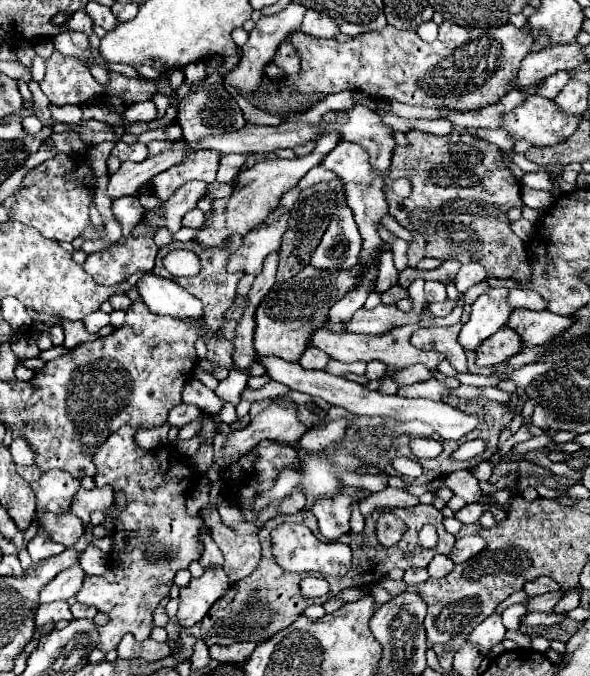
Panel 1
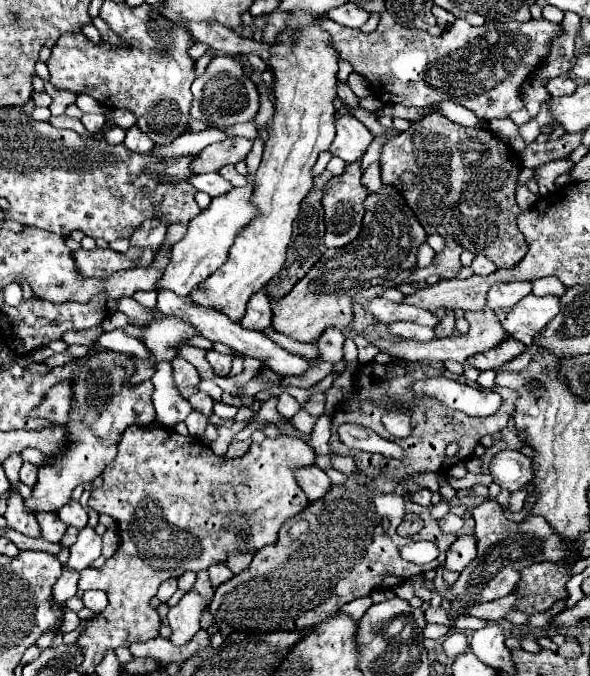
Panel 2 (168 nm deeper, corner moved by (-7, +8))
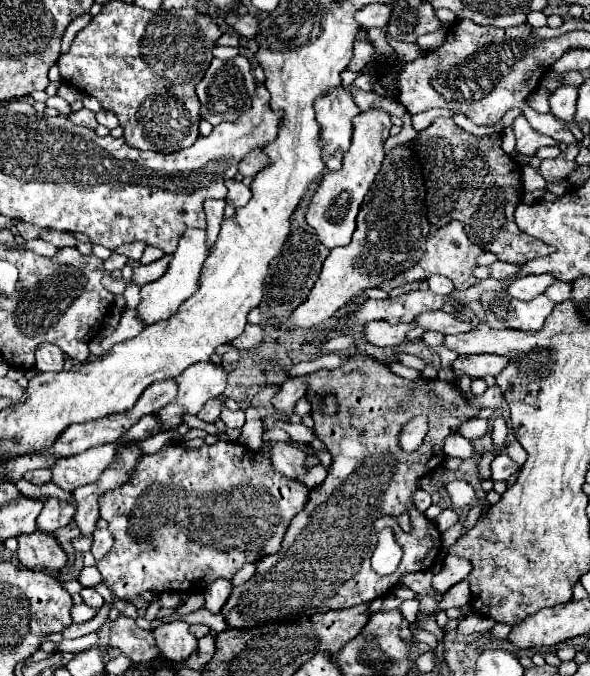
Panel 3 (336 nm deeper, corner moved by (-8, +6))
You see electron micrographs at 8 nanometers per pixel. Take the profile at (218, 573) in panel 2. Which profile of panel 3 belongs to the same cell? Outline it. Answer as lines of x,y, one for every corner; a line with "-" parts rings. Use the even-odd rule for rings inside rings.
216,579
214,583
206,585
202,595
206,599
204,607
210,611
210,613
218,613
222,609
222,605
226,603
226,597
230,595
232,591
232,583
228,579

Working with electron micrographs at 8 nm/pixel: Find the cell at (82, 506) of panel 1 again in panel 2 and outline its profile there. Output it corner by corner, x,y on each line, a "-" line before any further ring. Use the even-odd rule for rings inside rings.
69,501
65,507
61,507
59,511
59,519
65,523
65,525
73,525
77,529
85,527
87,525
87,509
83,509
83,505
79,501

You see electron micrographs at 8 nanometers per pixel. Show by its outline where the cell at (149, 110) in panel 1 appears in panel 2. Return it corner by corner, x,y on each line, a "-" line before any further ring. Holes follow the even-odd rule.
117,109
117,111
113,111
113,117
107,119
107,123
121,127
121,129
129,129
131,125
135,125
135,115
127,109

